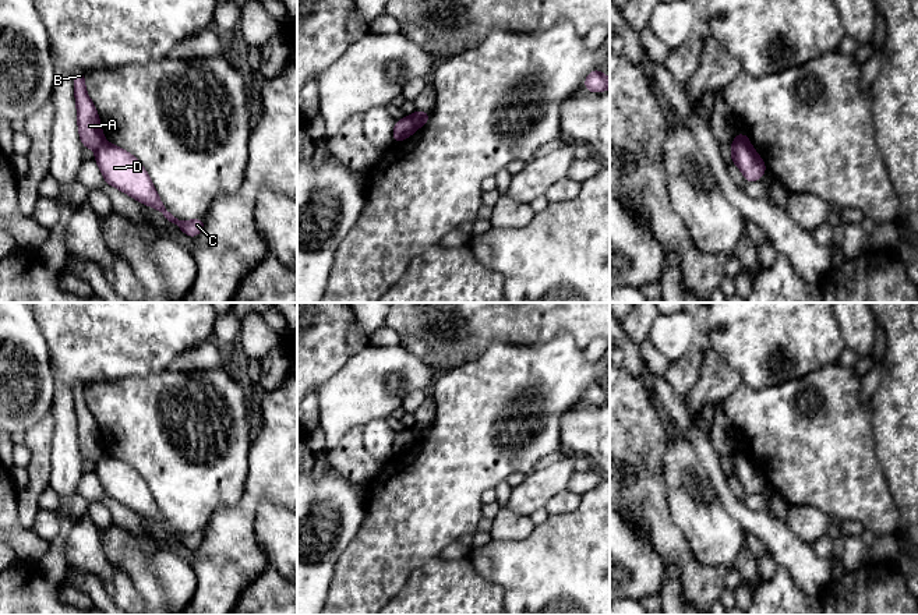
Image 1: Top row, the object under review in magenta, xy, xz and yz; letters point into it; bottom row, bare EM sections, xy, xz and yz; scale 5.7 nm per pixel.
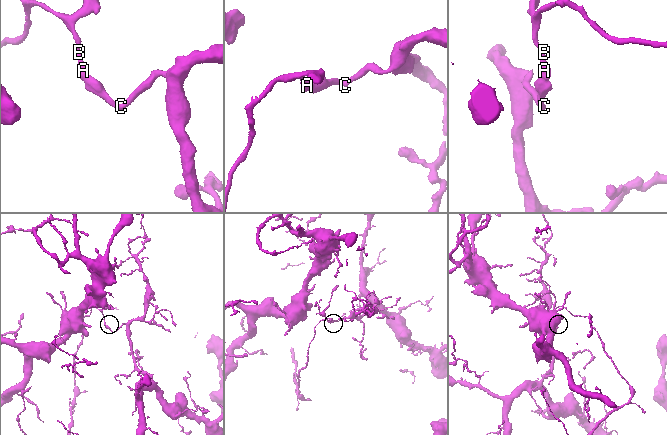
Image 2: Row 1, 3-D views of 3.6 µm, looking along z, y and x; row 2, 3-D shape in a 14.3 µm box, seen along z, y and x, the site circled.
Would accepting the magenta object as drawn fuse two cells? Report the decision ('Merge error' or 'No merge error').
Merge error

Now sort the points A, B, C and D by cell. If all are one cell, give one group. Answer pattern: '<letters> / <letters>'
A B / C D

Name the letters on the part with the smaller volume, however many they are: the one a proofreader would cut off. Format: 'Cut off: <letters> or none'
Cut off: A, B

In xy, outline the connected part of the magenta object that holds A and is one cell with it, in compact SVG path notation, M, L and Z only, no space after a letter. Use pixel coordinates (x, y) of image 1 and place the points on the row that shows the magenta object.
M77 71L73 81L80 139L82 146L96 151L105 142L105 137L102 134L99 114L86 93L84 78L85 73Z

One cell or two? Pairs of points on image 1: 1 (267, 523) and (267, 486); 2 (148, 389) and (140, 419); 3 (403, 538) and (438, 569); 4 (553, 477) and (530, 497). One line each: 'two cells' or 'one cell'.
1: two cells
2: one cell
3: two cells
4: one cell

